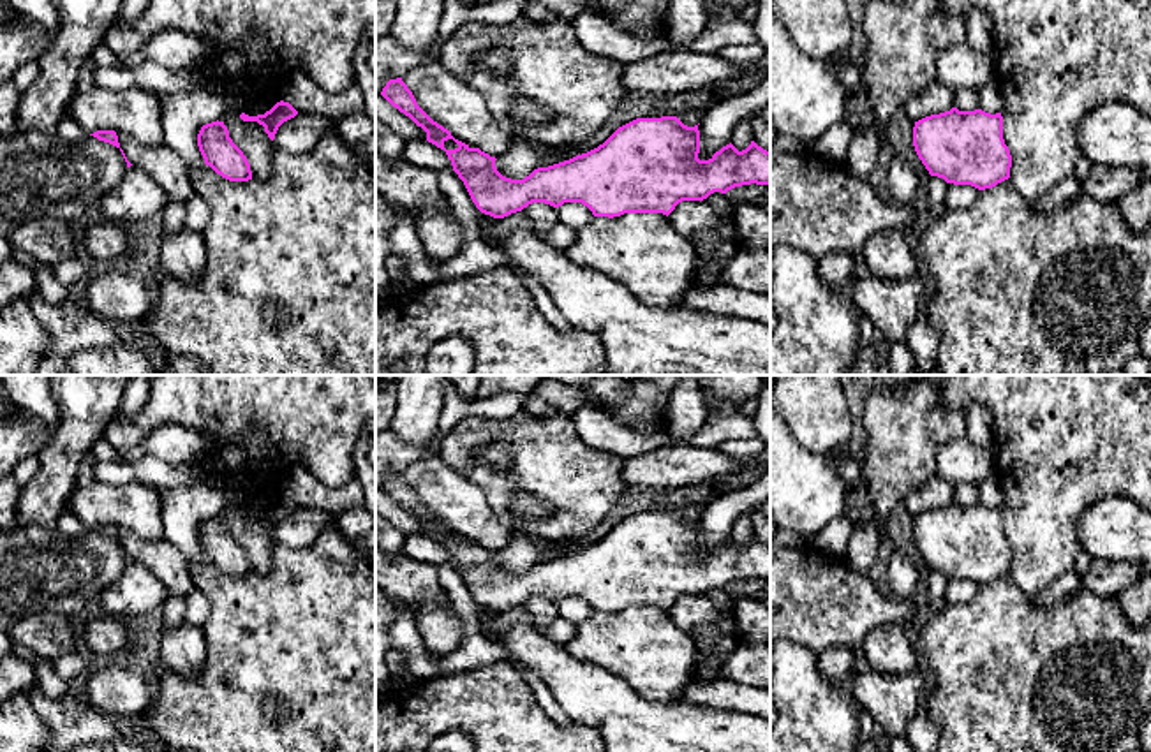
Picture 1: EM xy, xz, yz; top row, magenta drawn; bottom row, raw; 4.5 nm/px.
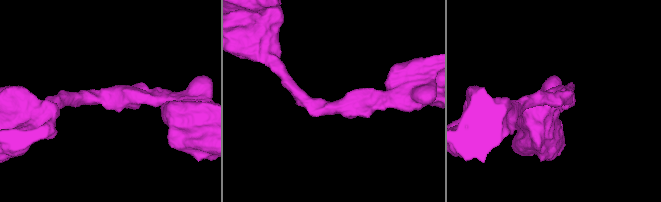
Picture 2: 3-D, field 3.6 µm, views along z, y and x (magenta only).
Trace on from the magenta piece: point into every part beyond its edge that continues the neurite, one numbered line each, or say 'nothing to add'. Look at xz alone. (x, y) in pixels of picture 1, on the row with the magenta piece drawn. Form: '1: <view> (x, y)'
nothing to add

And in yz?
nothing to add

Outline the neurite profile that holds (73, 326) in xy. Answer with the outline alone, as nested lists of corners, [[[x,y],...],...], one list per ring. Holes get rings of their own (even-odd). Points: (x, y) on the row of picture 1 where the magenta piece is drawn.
[[[37,294],[30,299],[30,308],[51,335],[44,356],[69,356],[76,350],[102,349],[122,342],[111,322],[95,315],[76,296],[51,305]]]

